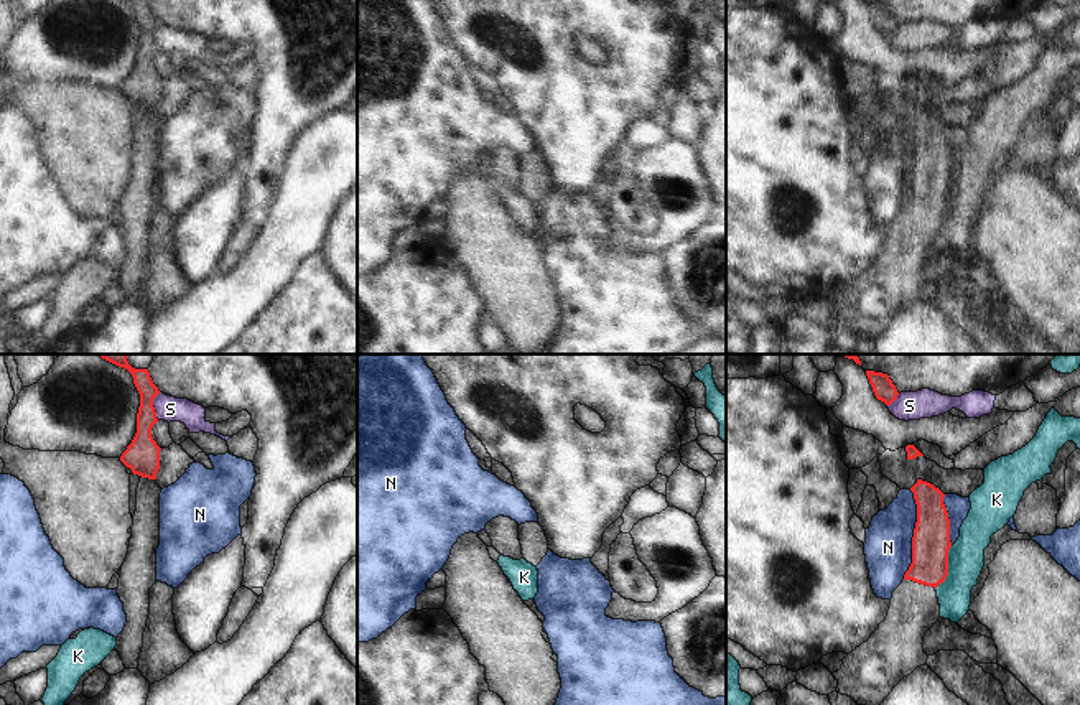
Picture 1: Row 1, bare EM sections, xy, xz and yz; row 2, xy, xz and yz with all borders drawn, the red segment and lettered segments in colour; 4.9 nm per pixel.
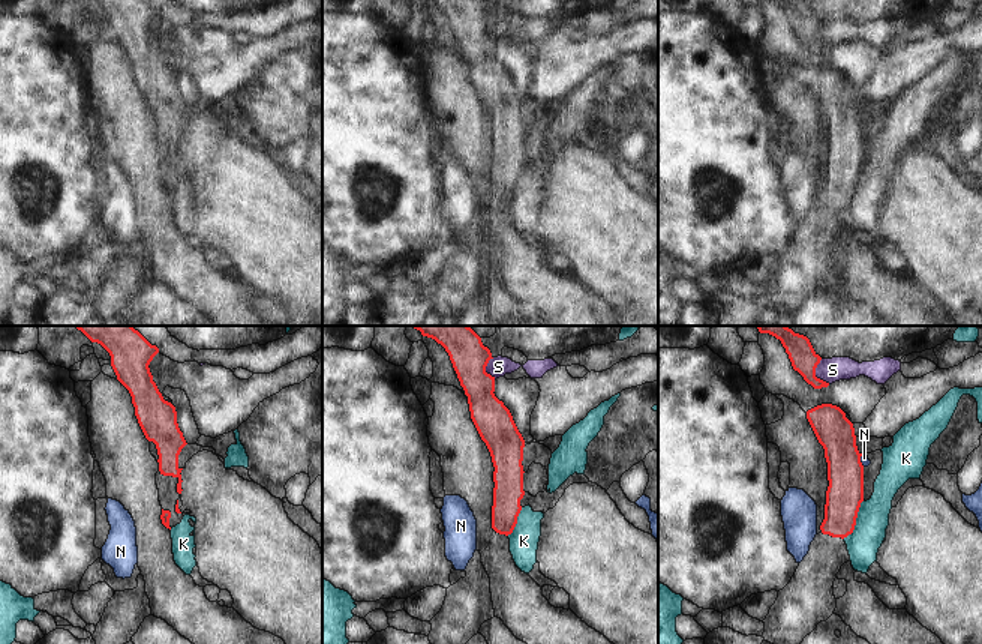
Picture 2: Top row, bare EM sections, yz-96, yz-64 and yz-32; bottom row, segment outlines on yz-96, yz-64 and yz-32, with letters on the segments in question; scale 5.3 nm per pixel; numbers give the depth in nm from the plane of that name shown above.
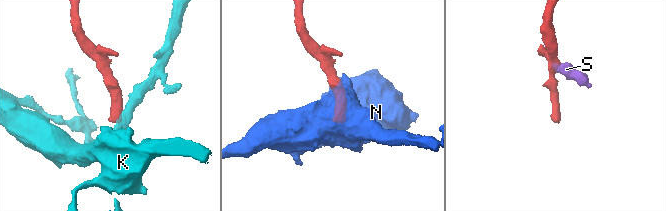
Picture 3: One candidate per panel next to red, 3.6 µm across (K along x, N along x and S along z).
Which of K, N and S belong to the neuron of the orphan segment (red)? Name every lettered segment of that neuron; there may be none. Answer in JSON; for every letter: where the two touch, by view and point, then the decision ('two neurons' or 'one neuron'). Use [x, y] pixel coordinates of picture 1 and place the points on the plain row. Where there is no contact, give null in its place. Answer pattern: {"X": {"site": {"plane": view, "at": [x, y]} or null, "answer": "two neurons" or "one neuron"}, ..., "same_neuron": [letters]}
{"K": {"site": {"plane": "yz", "at": [947, 198]}, "answer": "two neurons"}, "N": {"site": {"plane": "yz", "at": [914, 165]}, "answer": "two neurons"}, "S": {"site": {"plane": "xy", "at": [152, 37]}, "answer": "two neurons"}, "same_neuron": []}

